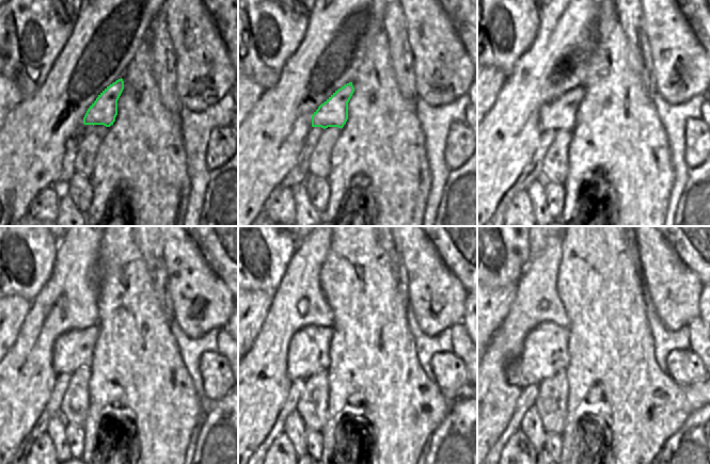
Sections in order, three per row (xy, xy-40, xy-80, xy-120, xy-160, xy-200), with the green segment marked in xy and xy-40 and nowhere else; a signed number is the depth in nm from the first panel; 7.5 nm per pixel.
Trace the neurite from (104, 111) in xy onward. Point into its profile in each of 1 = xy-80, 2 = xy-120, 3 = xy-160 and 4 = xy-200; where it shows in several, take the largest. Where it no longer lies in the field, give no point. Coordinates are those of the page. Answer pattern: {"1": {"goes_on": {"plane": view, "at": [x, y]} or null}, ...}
{"1": {"goes_on": {"plane": "xy-80", "at": [562, 113]}}, "2": {"goes_on": {"plane": "xy-120", "at": [73, 350]}}, "3": {"goes_on": {"plane": "xy-160", "at": [309, 348]}}, "4": {"goes_on": {"plane": "xy-200", "at": [545, 353]}}}

